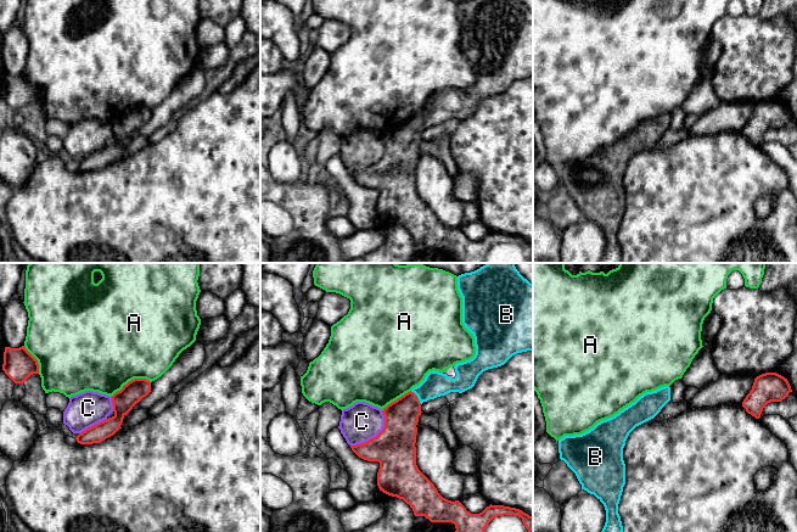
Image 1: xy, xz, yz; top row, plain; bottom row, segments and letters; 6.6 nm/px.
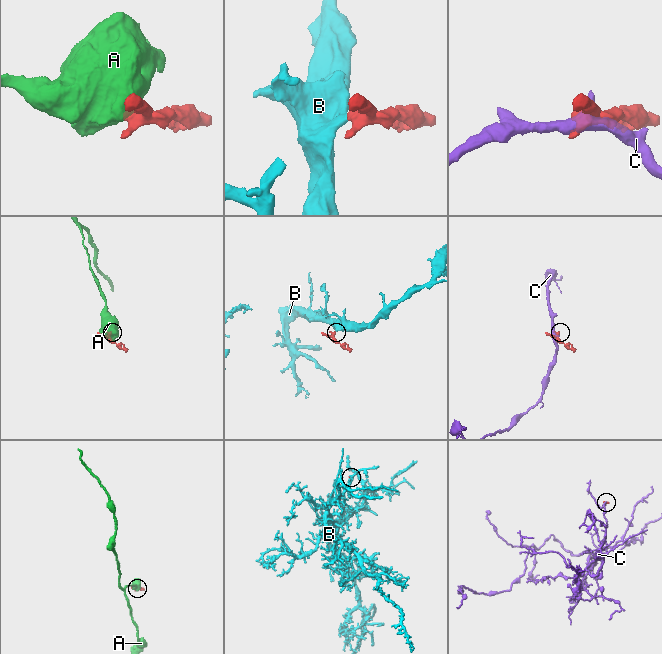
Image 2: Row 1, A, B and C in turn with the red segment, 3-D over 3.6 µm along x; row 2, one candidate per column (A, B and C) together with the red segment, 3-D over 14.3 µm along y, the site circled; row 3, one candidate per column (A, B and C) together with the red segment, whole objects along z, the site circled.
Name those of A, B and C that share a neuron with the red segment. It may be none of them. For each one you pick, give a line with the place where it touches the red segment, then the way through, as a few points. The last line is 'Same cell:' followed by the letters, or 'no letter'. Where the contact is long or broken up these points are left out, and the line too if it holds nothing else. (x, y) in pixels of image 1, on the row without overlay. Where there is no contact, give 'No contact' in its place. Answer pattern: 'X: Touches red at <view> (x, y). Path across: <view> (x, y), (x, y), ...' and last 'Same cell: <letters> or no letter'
B: Touches red at xz (416, 124). Path across: xz (400, 144), (416, 124), (436, 111)
Same cell: B

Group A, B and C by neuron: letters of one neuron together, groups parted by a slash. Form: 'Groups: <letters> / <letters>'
Groups: A / B / C

